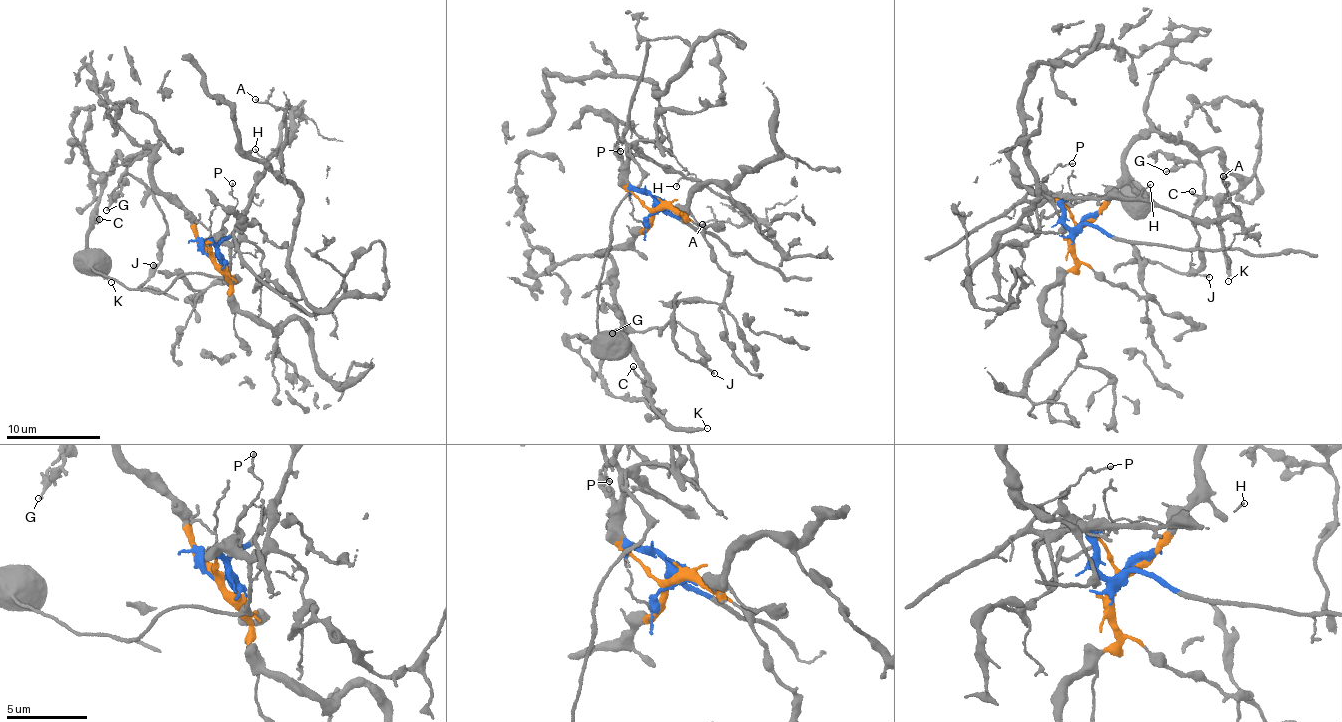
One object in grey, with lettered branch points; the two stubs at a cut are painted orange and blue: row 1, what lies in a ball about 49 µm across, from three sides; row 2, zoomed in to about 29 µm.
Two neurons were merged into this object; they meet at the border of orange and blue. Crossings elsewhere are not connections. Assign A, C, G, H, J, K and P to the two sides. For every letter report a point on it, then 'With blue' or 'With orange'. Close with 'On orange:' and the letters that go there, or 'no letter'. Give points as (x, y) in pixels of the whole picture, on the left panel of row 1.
A: Place: (255, 99). With blue
C: Place: (99, 219). With orange
G: Place: (106, 210). With orange
H: Place: (255, 149). With blue
J: Place: (153, 265). With orange
K: Place: (111, 282). With orange
P: Place: (232, 183). With blue
On orange: C, G, J, K

